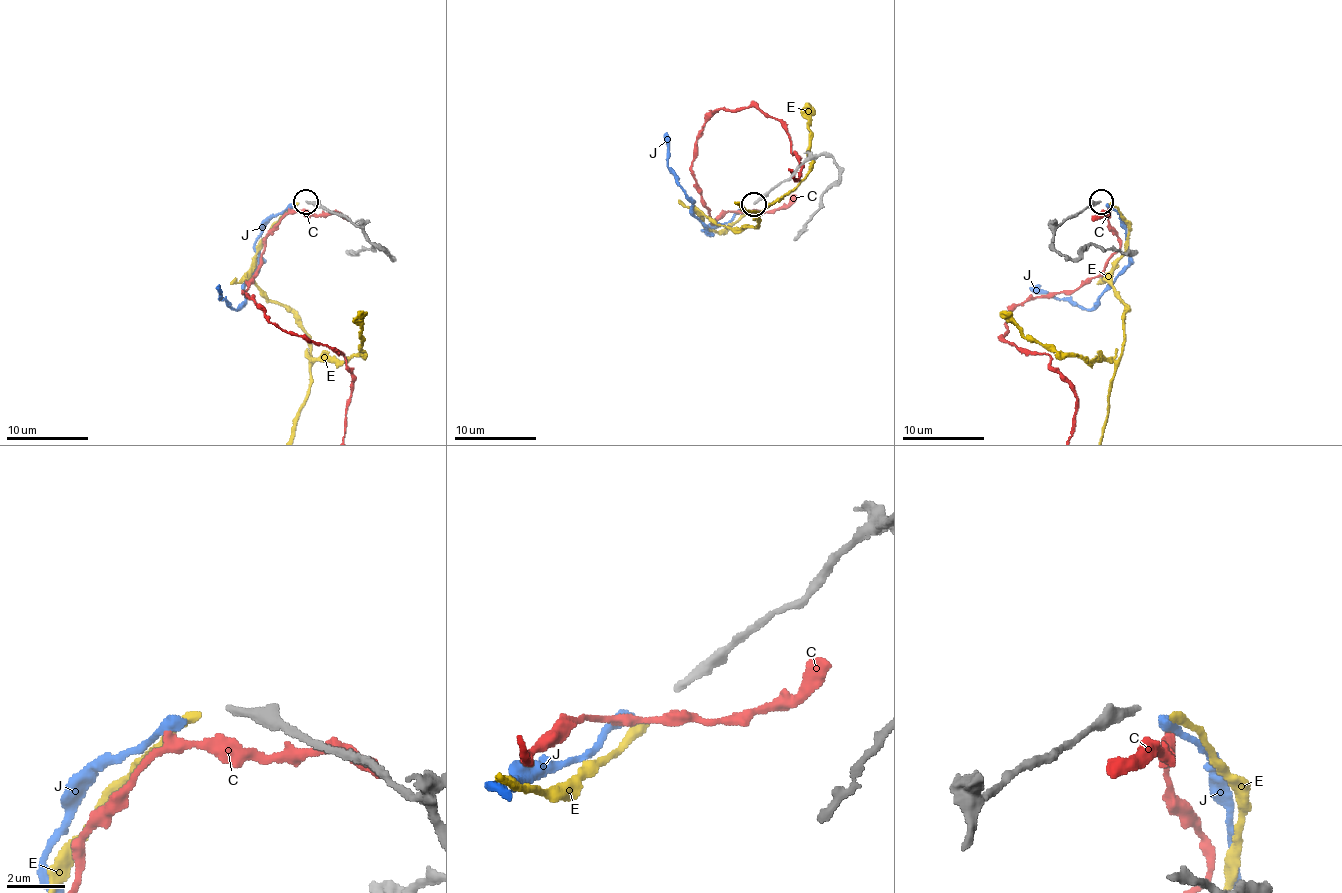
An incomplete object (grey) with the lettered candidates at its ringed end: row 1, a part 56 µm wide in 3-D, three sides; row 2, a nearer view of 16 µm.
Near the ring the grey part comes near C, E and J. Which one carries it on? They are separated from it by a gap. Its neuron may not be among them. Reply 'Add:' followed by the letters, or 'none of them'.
Add: E

